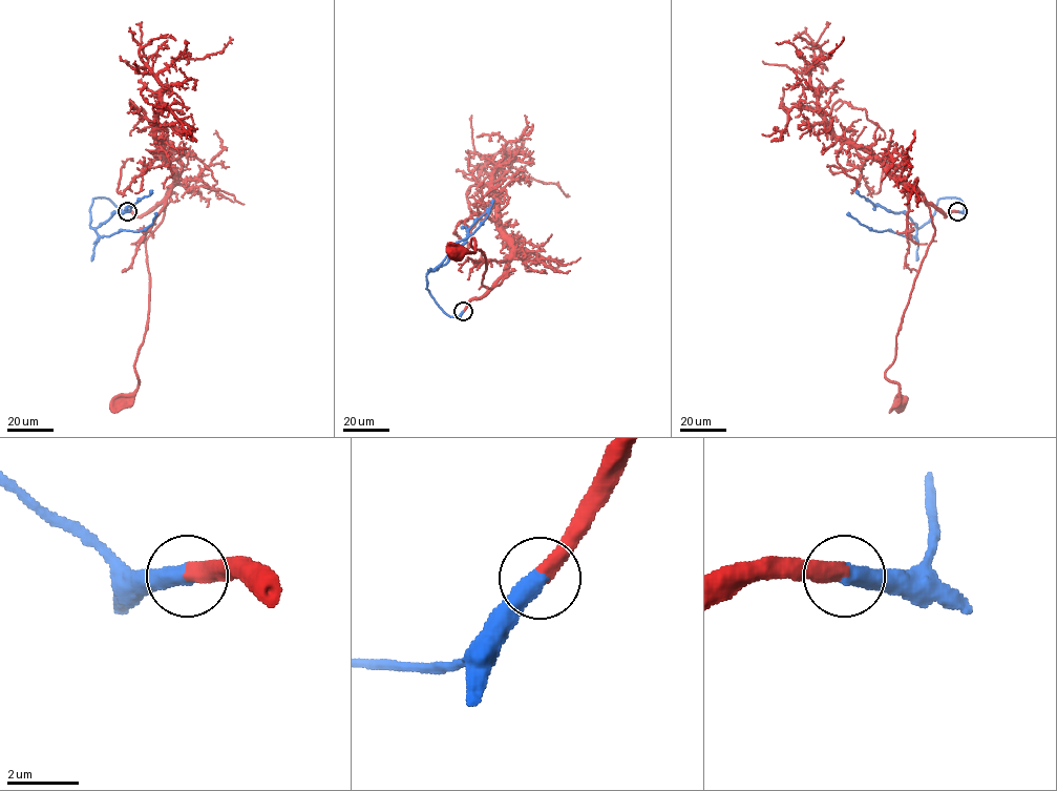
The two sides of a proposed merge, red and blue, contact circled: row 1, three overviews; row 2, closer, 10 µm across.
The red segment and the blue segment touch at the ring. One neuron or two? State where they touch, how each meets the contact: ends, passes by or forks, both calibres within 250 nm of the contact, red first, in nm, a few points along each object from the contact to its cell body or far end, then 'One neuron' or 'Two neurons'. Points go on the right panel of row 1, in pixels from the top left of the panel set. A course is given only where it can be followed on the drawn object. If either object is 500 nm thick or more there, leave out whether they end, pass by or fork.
Place: (957, 211). Thickness 440 nm (red) against 500 nm. Course of red: (958, 211), (945, 215), (923, 194), (934, 235), (902, 318), (893, 362), (885, 373), (899, 384), (899, 403). Course of blue: (958, 211), (964, 210), (959, 199), (942, 198), (934, 215), (914, 236), (870, 230), (846, 213). One neuron

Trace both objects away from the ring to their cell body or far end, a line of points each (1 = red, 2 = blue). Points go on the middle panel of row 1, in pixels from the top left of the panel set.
1: (463, 311), (506, 277), (492, 288), (482, 284), (485, 257), (471, 246), (473, 238), (473, 251), (456, 252)
2: (463, 311), (458, 316), (445, 313), (426, 288), (426, 273), (479, 227), (493, 200)

